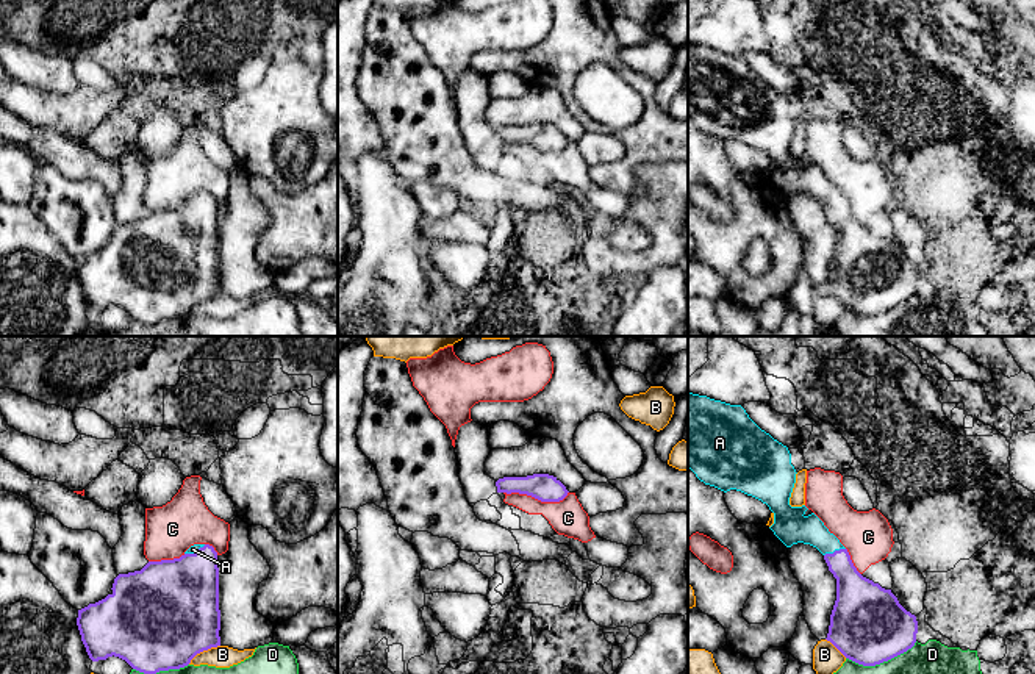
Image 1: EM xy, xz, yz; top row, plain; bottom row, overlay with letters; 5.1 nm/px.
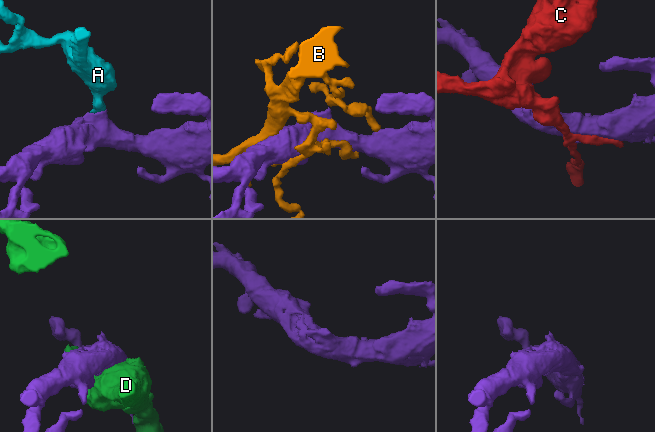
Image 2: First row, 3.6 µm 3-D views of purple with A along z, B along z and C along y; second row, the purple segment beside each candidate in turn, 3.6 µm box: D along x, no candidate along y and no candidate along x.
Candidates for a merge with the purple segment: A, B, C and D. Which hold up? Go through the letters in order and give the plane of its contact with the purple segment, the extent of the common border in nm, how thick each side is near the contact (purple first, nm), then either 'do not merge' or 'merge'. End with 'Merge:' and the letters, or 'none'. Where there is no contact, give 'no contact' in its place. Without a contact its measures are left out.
A: yz | 120 nm | 200/170 nm | merge
B: xy | 190 nm | 500/110 nm | do not merge
C: xz | 340 nm | 140/180 nm | do not merge
D: yz | 380 nm | 400/400 nm | do not merge
Merge: A

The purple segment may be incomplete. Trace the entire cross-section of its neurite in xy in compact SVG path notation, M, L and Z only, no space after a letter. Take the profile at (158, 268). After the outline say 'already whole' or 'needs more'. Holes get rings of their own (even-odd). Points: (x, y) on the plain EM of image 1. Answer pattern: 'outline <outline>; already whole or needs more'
outline M194 194L180 208L149 211L141 220L119 224L113 242L78 260L77 275L92 311L119 307L144 324L180 319L211 297L220 296L217 202L210 194Z; needs more

